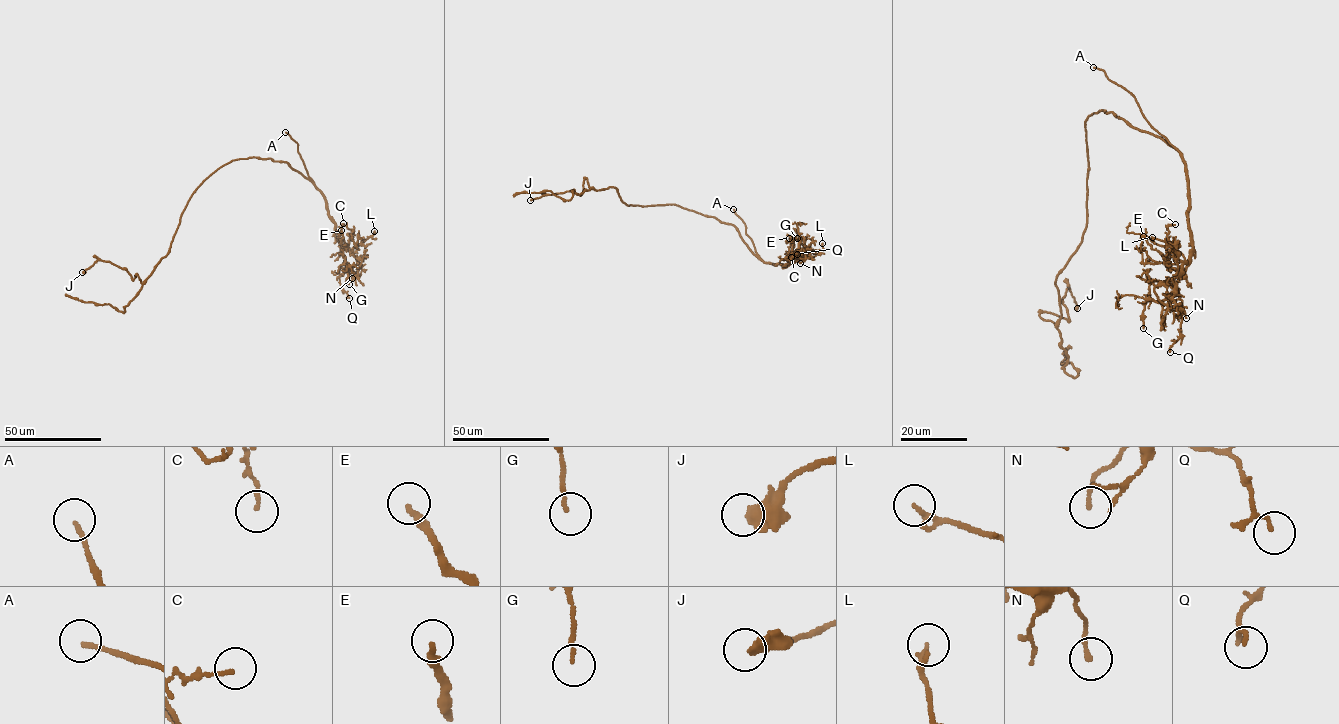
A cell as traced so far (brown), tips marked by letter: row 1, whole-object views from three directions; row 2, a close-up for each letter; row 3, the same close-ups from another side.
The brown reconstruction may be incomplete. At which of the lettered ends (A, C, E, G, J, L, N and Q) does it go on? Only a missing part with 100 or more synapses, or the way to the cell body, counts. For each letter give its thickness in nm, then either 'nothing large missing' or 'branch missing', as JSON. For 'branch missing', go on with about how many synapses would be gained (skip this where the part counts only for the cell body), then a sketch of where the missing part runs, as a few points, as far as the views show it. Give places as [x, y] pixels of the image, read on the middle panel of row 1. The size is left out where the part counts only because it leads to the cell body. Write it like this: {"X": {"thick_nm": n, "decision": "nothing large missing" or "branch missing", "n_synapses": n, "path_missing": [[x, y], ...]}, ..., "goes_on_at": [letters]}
{"A": {"thick_nm": 150, "decision": "branch missing", "path_missing": [[733, 209], [716, 192]]}, "C": {"thick_nm": 130, "decision": "nothing large missing"}, "E": {"thick_nm": 280, "decision": "nothing large missing"}, "G": {"thick_nm": 130, "decision": "nothing large missing"}, "J": {"thick_nm": 480, "decision": "nothing large missing"}, "L": {"thick_nm": 120, "decision": "nothing large missing"}, "N": {"thick_nm": 160, "decision": "nothing large missing"}, "Q": {"thick_nm": 90, "decision": "nothing large missing"}, "goes_on_at": ["A"]}

